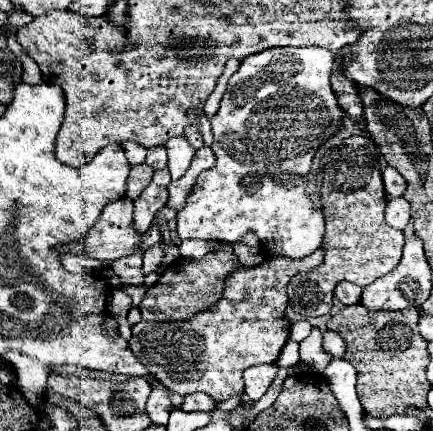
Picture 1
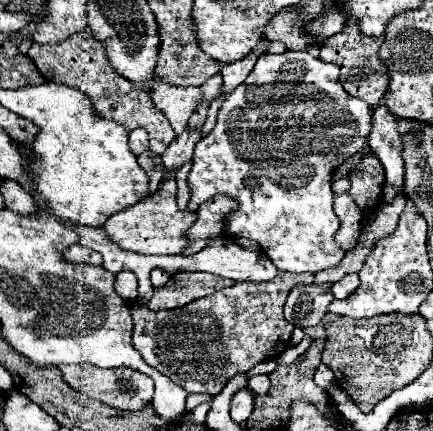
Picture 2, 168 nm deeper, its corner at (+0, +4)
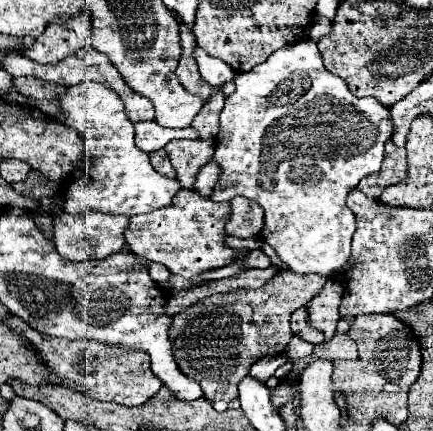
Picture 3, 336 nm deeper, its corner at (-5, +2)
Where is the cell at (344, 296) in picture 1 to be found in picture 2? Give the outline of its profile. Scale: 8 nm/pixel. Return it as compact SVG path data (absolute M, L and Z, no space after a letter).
M350 273L350 275L346 275L344 279L340 279L340 281L336 281L336 283L332 285L332 293L334 293L336 299L344 299L344 297L348 297L350 293L354 293L354 291L358 289L358 285L360 285L358 275L356 275L356 273Z

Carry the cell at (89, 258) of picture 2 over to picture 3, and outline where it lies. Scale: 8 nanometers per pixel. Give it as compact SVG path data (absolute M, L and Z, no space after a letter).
M61 211L53 215L53 243L59 255L69 261L105 259L107 255L119 251L125 245L127 227L129 227L129 217L125 215L105 215L97 211L85 211L85 215L71 215Z

